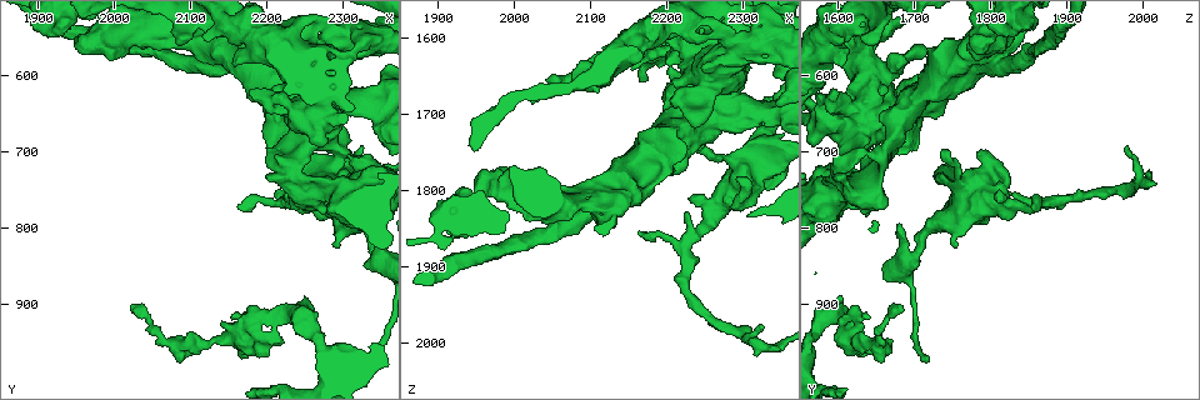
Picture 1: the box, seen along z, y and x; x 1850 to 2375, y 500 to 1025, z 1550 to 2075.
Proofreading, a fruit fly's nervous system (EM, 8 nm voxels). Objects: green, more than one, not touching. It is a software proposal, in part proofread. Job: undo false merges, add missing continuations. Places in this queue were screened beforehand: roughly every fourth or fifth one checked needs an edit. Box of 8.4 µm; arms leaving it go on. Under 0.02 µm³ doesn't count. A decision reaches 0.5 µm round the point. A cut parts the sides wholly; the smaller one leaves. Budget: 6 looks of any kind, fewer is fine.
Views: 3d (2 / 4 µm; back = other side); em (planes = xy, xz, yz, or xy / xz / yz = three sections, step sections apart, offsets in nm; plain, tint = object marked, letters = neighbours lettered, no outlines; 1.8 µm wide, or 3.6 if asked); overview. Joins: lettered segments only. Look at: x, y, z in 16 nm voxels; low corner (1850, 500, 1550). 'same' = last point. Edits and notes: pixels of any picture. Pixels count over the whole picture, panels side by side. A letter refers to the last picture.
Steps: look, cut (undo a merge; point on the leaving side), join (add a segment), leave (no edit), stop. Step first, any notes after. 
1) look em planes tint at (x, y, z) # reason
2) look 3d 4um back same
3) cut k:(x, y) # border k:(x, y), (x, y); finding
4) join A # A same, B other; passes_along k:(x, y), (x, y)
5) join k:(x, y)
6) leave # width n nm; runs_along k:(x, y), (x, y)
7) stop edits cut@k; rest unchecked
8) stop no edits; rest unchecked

look em planes letters at (2025, 900, 1685)

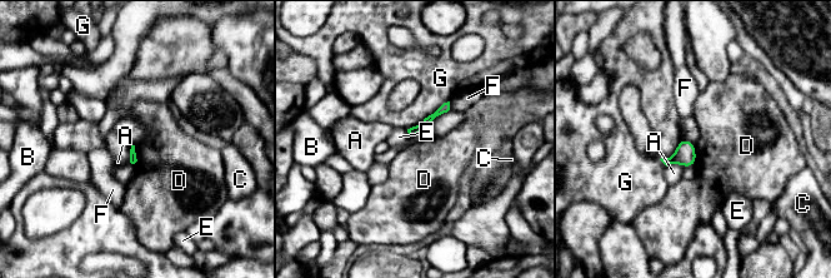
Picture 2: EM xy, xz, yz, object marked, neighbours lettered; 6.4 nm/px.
leave # A other, B other, C other, D other, E other, F other, G other; border 2:(695, 144), (694, 165); none of them fits

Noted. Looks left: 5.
look em xy step 16 tint at (2330, 800, 1680) # an open end

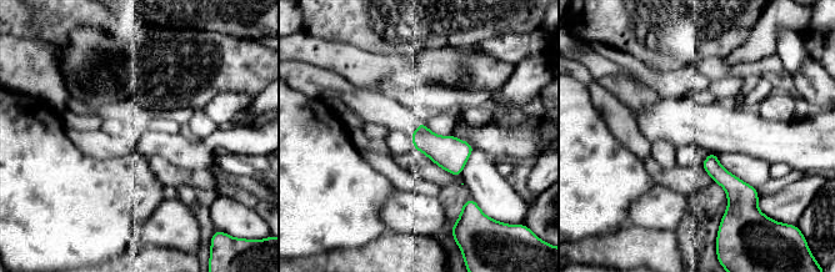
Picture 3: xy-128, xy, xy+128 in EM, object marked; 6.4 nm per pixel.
look em xz step 8 letters same # another direction

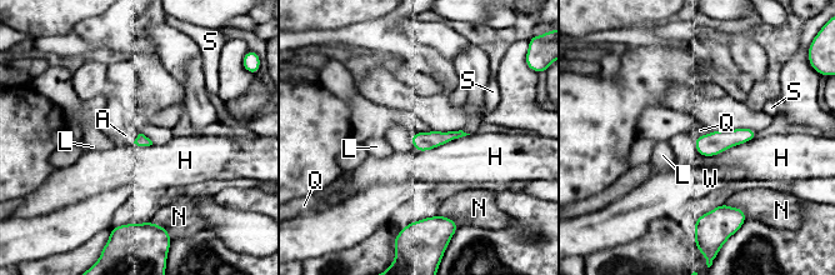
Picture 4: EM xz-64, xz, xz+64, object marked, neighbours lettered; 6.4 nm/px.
join 4:(125, 135) # A same, H other, L other, N other, Q other, S other, W other; the neuron continues

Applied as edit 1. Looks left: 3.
look overview

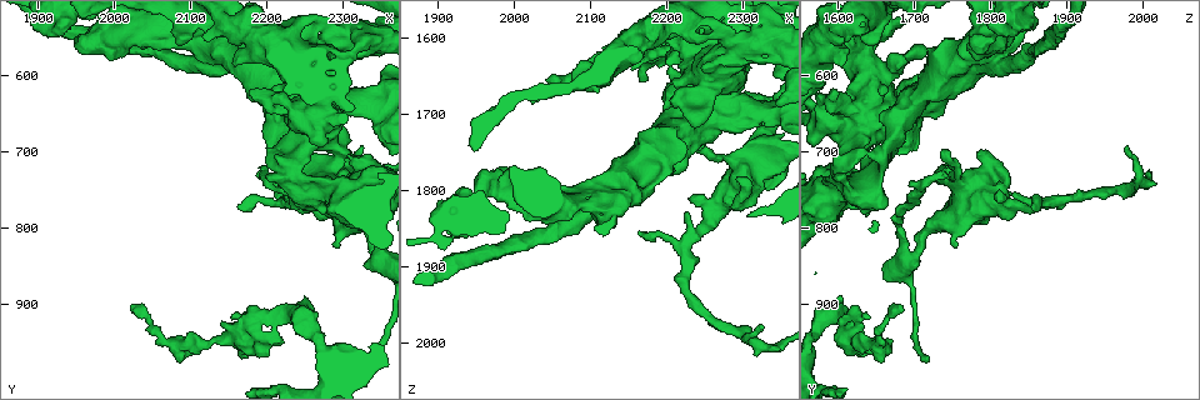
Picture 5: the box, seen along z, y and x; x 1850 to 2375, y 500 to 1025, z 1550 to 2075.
look em yz step 8 letters at (2295, 700, 1780) # an open end

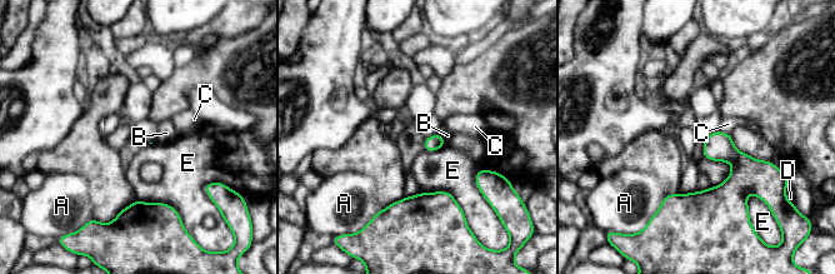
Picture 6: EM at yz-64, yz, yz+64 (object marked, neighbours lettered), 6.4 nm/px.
leave # A other, B other, C other, D other, E other; border 6:(703, 155), (733, 165), (721, 184); none of them fits

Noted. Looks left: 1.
stop edits join@4; rest unchecked

